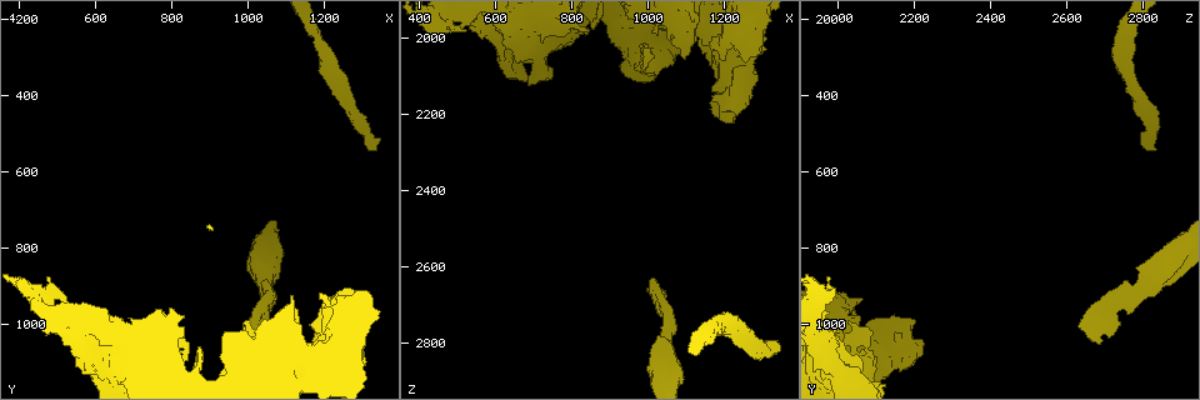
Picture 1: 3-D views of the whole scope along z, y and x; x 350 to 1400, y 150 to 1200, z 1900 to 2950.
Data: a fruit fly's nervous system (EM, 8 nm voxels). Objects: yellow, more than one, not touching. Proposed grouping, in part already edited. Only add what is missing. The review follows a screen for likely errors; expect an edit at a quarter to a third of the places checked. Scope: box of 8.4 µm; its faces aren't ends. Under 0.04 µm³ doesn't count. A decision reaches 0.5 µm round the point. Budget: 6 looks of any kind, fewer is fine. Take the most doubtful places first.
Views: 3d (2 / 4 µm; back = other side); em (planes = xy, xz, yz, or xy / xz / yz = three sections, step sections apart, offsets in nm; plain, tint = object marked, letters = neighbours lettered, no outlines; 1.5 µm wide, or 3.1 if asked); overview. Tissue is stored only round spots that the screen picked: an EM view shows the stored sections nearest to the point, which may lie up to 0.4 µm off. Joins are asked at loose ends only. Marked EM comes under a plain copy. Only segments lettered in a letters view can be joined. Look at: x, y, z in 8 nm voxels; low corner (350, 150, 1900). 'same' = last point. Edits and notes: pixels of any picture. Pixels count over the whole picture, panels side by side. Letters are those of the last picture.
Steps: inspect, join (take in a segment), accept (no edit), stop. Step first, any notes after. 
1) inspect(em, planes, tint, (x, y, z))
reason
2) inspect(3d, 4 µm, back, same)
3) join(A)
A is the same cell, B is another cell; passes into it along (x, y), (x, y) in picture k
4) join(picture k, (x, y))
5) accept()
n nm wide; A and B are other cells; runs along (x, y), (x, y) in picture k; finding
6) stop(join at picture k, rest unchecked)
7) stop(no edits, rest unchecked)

inspect(3d, 2 µm, (1005, 1015, 2635))
free end

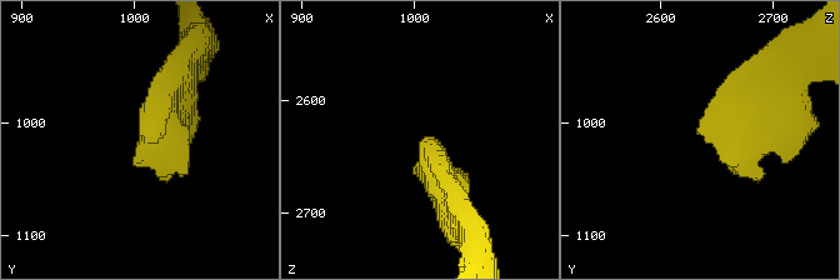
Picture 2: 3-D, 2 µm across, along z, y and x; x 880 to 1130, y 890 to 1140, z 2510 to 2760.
inspect(em, yz, step 4, tint, (1006, 1014, 2634))

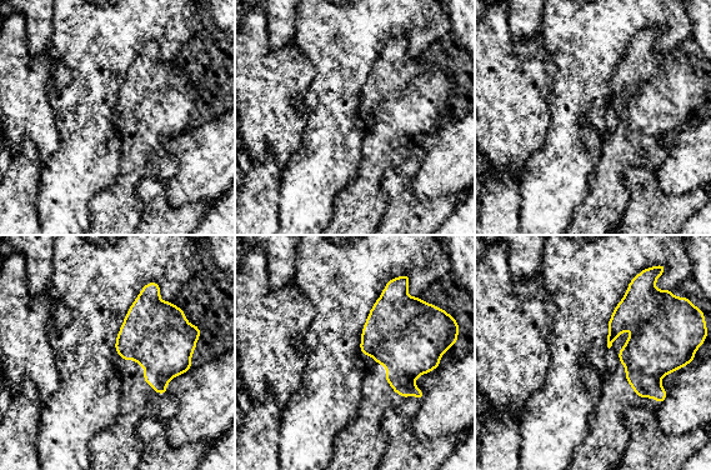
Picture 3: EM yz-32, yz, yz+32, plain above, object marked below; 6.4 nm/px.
inspect(em, yz, step 4, letters, same)
see the neighbours

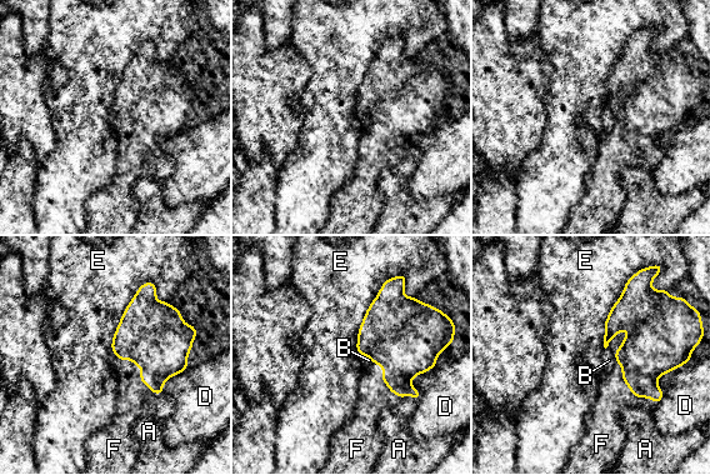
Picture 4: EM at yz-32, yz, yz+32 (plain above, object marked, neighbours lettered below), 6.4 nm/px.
join(F)
F is the same cell, A, B, D and E are other cells; passes into it along (648, 351), (626, 384), (613, 393) in picture 4; the neuron continues

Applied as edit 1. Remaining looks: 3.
inspect(3d, 4 µm, (1260, 935, 2055))
an open end

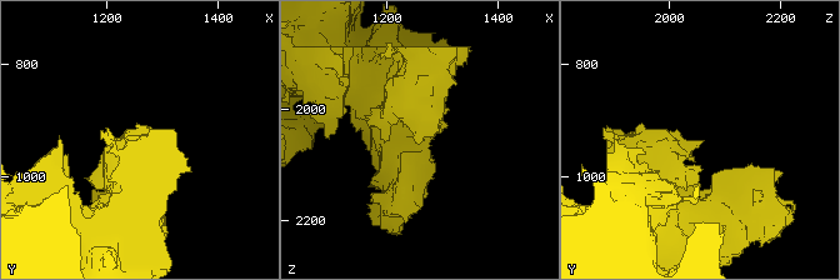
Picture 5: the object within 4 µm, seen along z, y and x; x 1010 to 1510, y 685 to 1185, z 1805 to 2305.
inspect(em, 3.1 µm, planes, tint, (1260, 935, 2065))
need the tissue

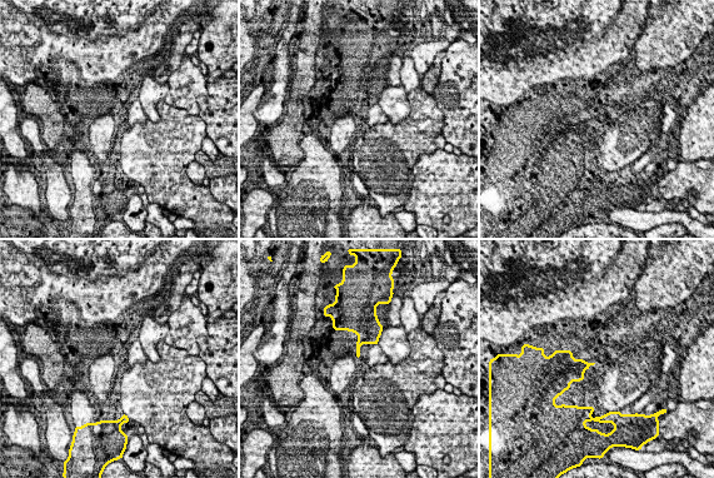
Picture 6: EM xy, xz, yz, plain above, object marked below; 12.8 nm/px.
inspect(em, 3.1 µm, planes, letters, same)

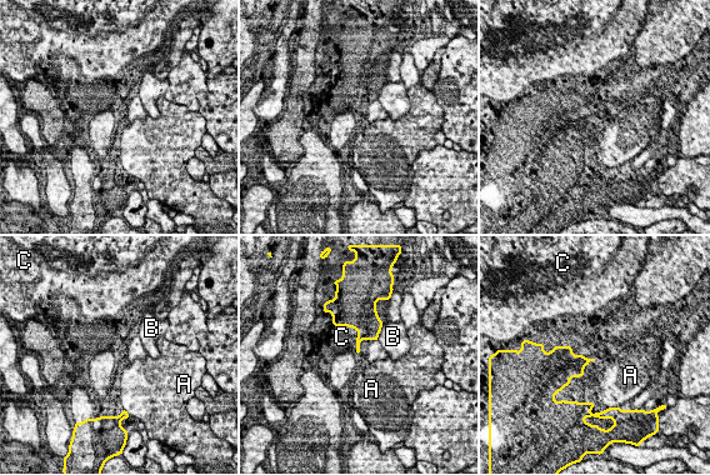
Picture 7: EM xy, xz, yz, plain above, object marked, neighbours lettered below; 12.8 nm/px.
accept()
C touches over 650 nm; A, B and C are other cells; none of them fits

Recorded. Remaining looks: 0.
stop(join at picture 4, rest unchecked)

